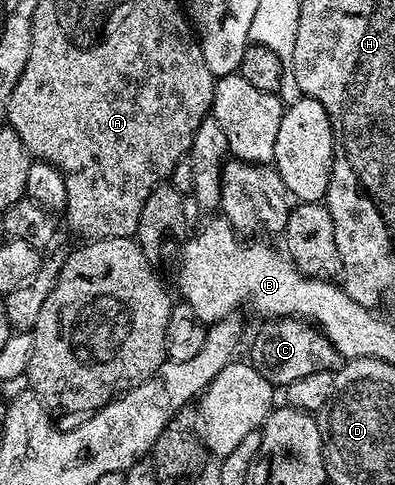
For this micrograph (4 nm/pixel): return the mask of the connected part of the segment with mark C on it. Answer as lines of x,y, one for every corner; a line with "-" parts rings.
268,319
253,338
250,363
270,383
279,388
321,371
334,371
341,362
340,354
325,335
304,319

